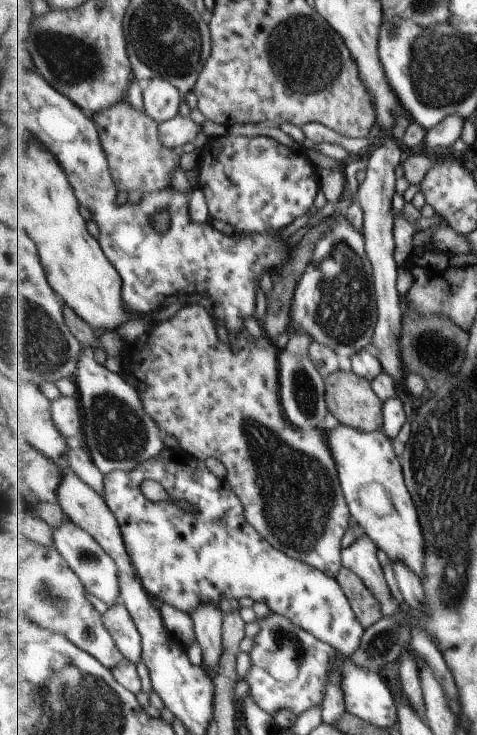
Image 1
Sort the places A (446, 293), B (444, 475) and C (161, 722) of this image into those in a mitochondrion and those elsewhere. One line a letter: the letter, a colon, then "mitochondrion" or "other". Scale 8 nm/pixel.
A: other
B: mitochondrion
C: other

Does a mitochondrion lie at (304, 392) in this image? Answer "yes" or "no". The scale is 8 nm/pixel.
yes

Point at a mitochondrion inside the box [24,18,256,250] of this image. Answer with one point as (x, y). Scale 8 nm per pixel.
(75, 62)

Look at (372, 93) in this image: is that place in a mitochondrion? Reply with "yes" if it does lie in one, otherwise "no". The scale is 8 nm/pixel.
no

